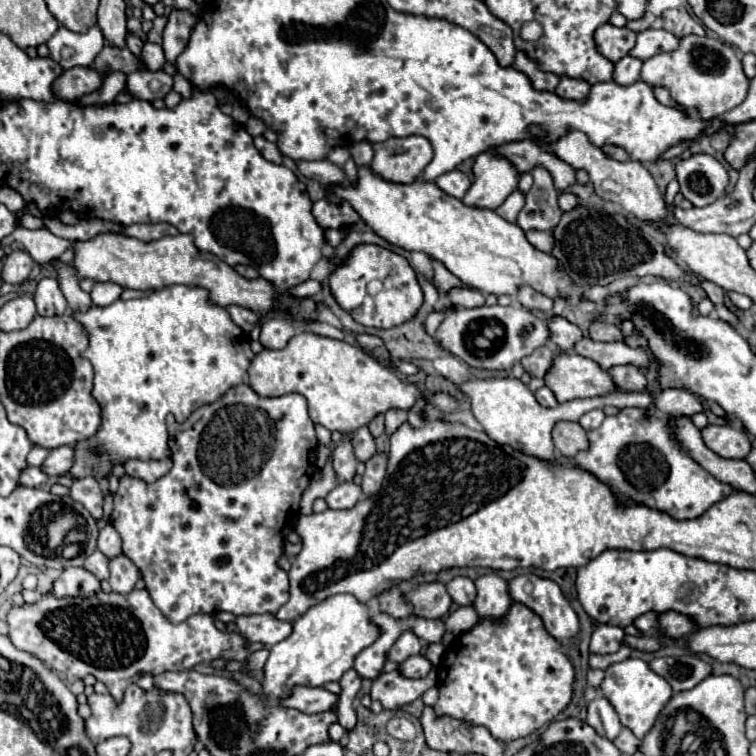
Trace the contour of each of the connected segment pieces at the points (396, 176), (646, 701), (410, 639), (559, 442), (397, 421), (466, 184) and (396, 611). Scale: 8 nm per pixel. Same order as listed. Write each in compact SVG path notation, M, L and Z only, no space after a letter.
M408 136L408 138L388 138L386 142L374 144L374 160L370 166L382 178L390 182L406 184L406 182L414 182L422 174L422 170L430 164L430 160L432 160L432 146L428 138Z
M628 658L624 662L610 664L604 670L604 680L600 684L600 690L602 690L604 698L608 698L608 702L618 712L622 726L630 728L634 732L634 736L638 736L638 738L646 736L646 732L654 726L662 706L672 696L670 684L662 676L652 672L650 666L640 658Z
M404 632L404 634L394 642L394 646L390 648L388 660L400 664L400 662L404 662L404 660L410 658L410 656L420 654L420 648L422 648L420 638L418 638L414 632Z
M556 422L552 430L552 440L556 450L564 458L574 458L574 454L588 448L586 430L578 422Z
M388 410L386 412L386 434L392 434L402 422L406 422L408 412L406 410Z
M452 170L452 172L446 172L442 176L438 176L434 180L438 184L438 188L454 198L462 198L466 194L466 190L470 188L470 178L460 172L460 170Z
M394 586L394 588L386 590L386 592L382 592L382 594L378 596L378 600L380 600L380 610L386 612L386 614L390 614L390 616L394 616L394 618L412 616L412 608L410 608L410 604L404 602L402 596L404 596L404 592L402 592L400 586Z

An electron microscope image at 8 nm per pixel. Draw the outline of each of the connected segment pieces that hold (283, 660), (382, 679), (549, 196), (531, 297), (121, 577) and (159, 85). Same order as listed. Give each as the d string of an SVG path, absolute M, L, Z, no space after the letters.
M350 594L326 598L294 622L294 630L286 640L270 648L262 674L264 696L284 700L292 694L294 686L324 686L326 682L338 682L340 676L354 666L356 654L368 648L378 634L380 628L370 622L368 608L356 598Z
M434 668L430 670L430 674L426 678L420 678L420 680L406 678L400 674L400 670L382 672L372 682L370 696L372 696L372 700L380 700L384 708L396 710L404 704L414 702L418 696L422 696L436 682L438 682L438 672Z
M534 168L534 186L526 194L526 204L518 214L518 226L528 232L528 230L552 230L560 216L562 210L558 208L558 192L552 184L552 176L544 168Z
M520 286L516 294L516 302L528 310L540 310L540 312L550 312L552 310L552 300L544 296L542 292L530 288L530 286Z
M120 554L118 558L110 558L110 586L114 592L130 592L134 590L136 580L140 578L140 570L134 566L134 562L130 562L130 558L126 558L124 554Z
M136 70L126 76L126 88L128 94L132 94L138 100L154 102L158 98L164 98L172 90L172 76L162 70Z

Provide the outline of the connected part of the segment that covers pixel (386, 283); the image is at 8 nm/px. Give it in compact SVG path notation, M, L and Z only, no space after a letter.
M358 244L352 248L348 258L330 274L330 292L342 310L352 314L360 308L360 318L354 318L356 322L374 328L394 328L412 320L424 302L416 272L408 260L376 244Z

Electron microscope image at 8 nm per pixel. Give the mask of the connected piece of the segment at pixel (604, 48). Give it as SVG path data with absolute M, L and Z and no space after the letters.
M606 22L594 32L594 42L602 56L606 56L610 62L618 62L634 48L636 32L628 28L616 28Z

